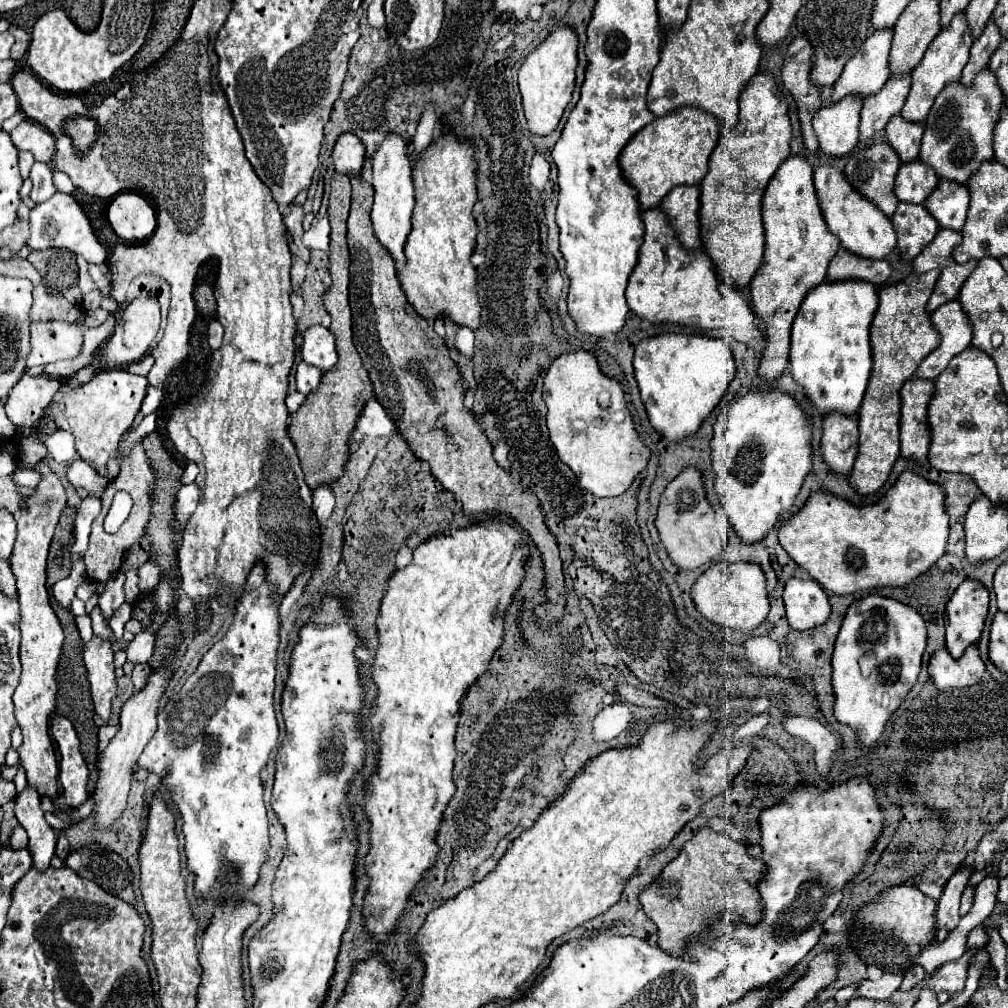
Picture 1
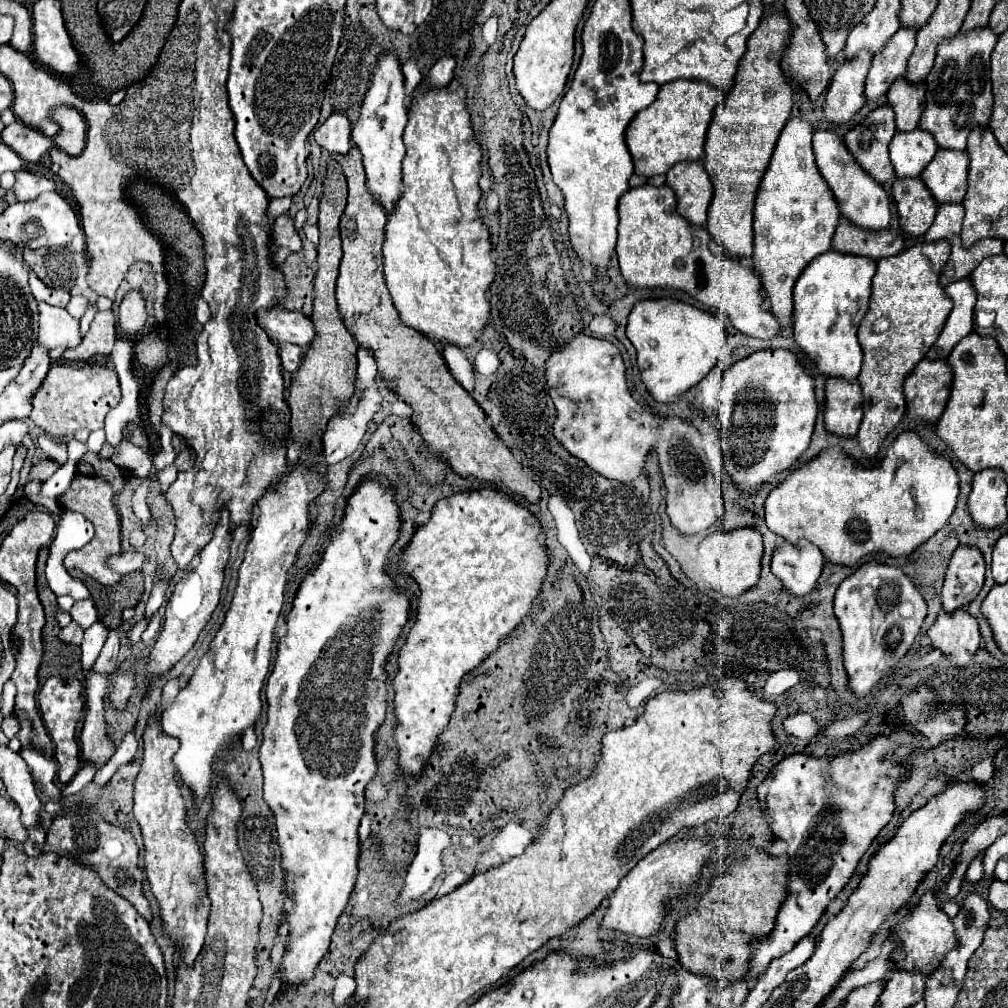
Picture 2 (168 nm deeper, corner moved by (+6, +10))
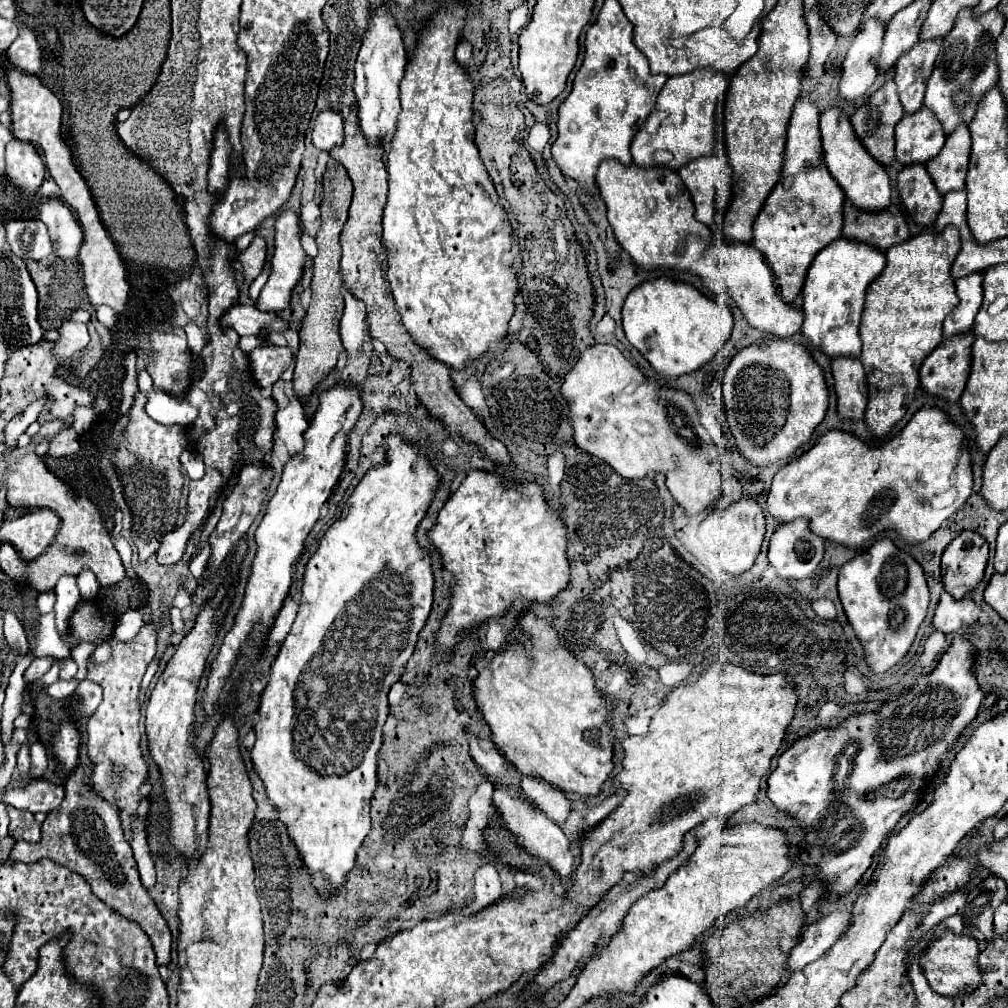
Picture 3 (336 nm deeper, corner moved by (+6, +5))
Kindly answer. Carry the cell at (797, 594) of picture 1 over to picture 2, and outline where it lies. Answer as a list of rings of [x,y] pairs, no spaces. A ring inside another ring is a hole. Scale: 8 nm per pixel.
[[[783,542],[773,550],[771,572],[795,596],[809,594],[817,584],[821,570],[823,554],[811,542],[797,542],[797,546]]]

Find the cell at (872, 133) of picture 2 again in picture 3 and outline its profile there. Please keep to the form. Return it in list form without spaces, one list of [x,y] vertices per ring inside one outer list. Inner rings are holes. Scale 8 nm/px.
[[[887,81],[877,93],[873,93],[873,97],[863,105],[859,107],[853,117],[851,117],[851,125],[855,129],[855,135],[859,137],[859,141],[863,143],[863,147],[869,151],[869,155],[881,163],[883,167],[887,167],[893,159],[895,159],[895,139],[893,139],[893,131],[895,131],[895,125],[899,123],[903,115],[903,107],[901,107],[901,101],[899,101],[899,95],[897,95],[897,87],[893,81]]]

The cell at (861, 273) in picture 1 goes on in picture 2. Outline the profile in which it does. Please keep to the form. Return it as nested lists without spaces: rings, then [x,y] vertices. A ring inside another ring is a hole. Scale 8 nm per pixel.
[[[841,216],[833,236],[833,250],[845,254],[859,254],[871,260],[899,254],[905,246],[905,238],[897,230],[861,230]]]

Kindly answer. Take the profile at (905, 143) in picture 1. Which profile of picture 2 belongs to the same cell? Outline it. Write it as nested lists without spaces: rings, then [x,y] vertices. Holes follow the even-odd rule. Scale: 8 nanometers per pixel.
[[[901,76],[887,92],[887,102],[895,110],[895,122],[899,132],[915,130],[925,110],[925,86],[909,86]]]

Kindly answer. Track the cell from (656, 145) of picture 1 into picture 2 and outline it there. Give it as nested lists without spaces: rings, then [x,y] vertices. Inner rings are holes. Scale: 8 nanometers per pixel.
[[[673,80],[659,88],[659,94],[651,106],[641,110],[629,124],[625,142],[633,156],[635,172],[649,178],[667,172],[671,166],[683,160],[701,160],[705,154],[707,128],[718,103],[724,94],[701,80]]]

